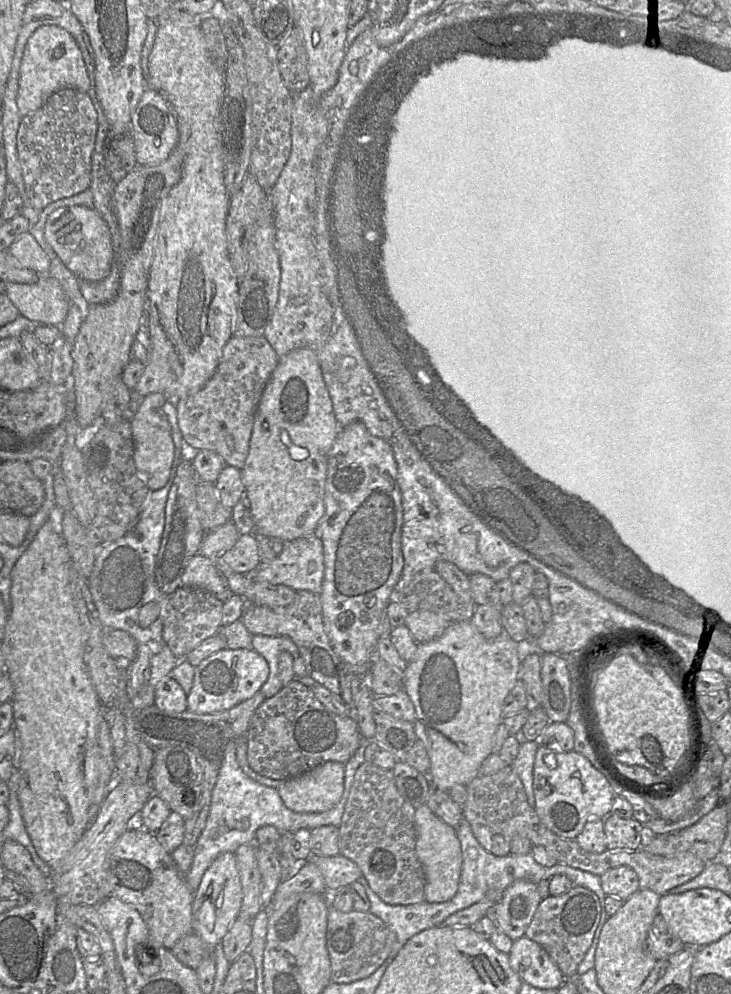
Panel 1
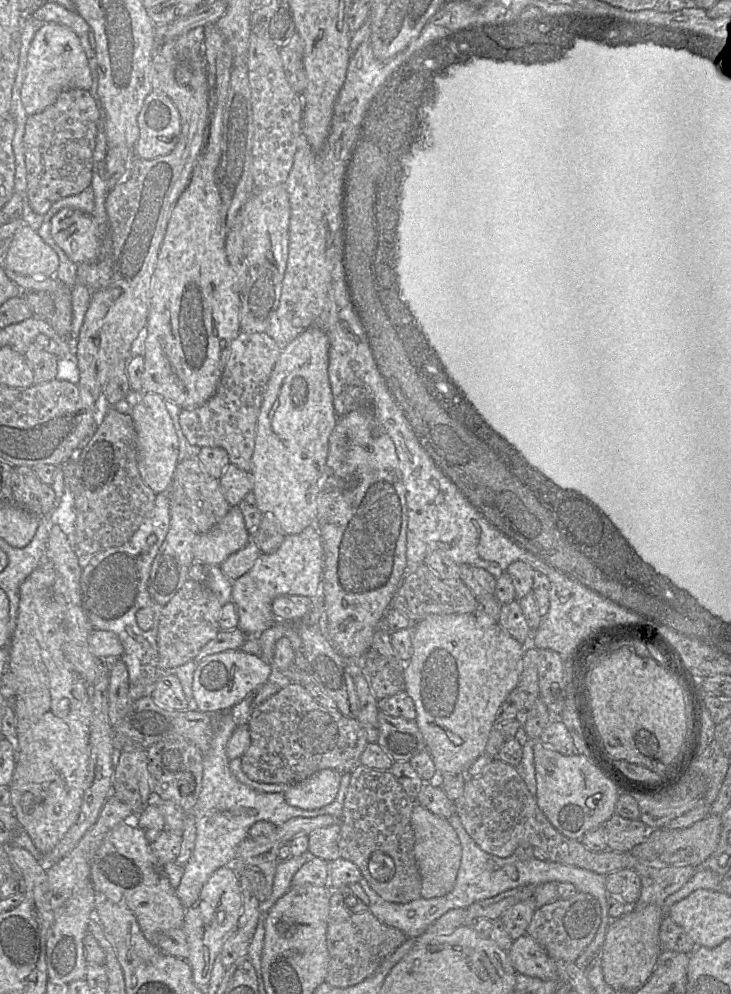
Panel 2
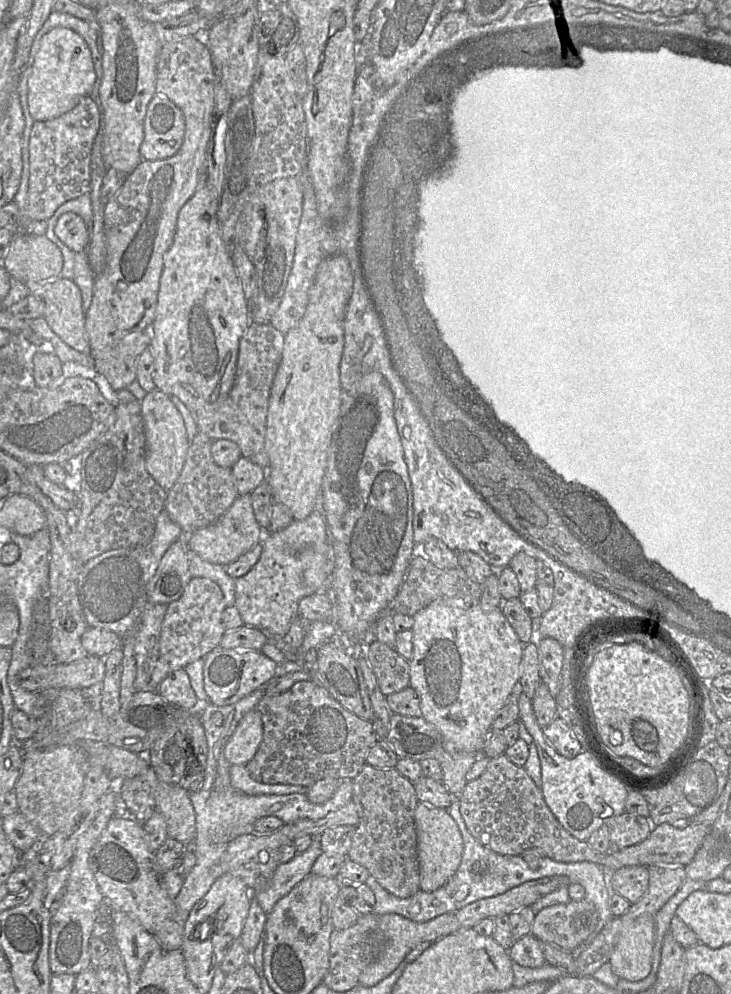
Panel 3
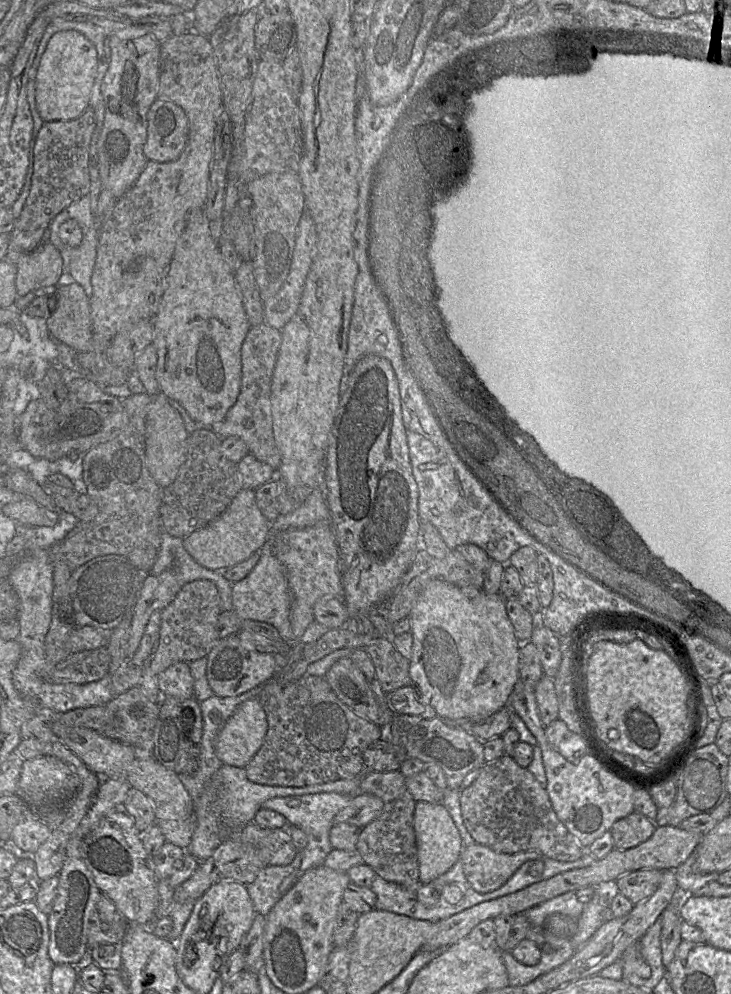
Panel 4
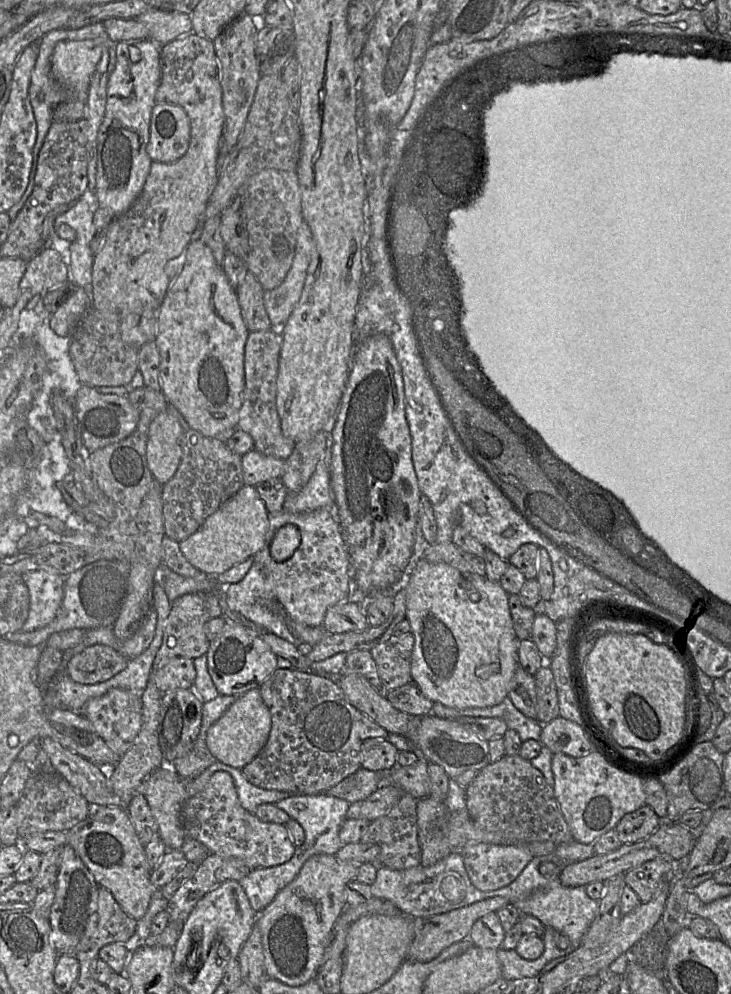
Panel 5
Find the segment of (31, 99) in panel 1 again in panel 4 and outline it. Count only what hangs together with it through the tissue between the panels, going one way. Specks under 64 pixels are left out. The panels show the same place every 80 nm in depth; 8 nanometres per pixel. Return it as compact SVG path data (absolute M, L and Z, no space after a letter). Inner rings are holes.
M63 30L50 38L40 60L35 87L36 108L44 122L73 120L89 107L97 65L96 47L79 32Z

